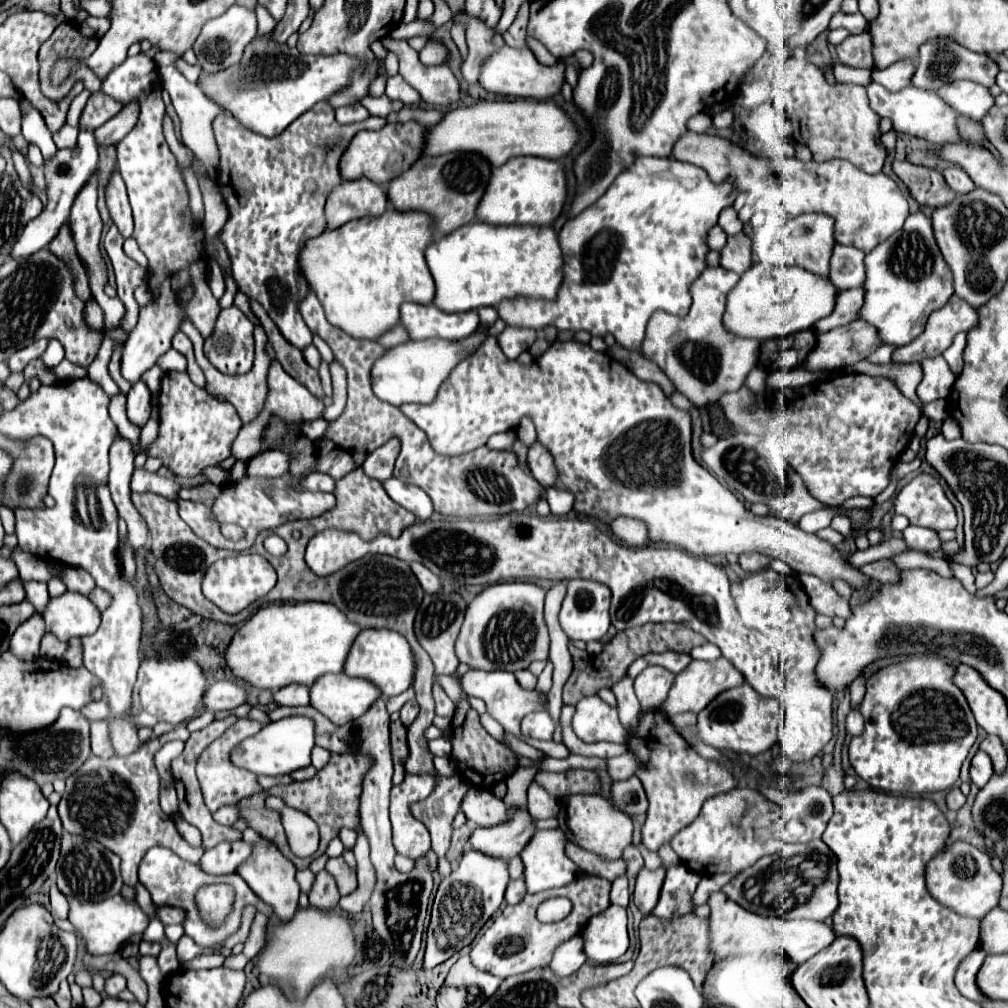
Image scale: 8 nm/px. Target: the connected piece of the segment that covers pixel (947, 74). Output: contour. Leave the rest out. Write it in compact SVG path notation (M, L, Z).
M939 37L939 39L931 39L921 45L915 75L911 77L911 85L919 87L919 89L927 89L927 91L937 91L937 87L943 87L947 83L953 83L959 79L969 79L975 83L983 83L985 87L991 87L995 83L995 75L999 71L1001 71L999 65L989 55L975 53L975 51L959 45L955 39Z

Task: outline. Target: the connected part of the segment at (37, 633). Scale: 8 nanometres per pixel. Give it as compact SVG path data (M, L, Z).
M39 613L31 615L31 619L21 623L13 633L11 651L23 661L35 661L39 657L39 643L43 633L45 633L43 617Z

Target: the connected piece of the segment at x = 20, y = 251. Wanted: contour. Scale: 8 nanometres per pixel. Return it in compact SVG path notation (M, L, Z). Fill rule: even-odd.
M81 131L75 149L59 149L43 165L45 183L47 183L47 205L43 207L41 215L29 223L29 233L21 233L15 247L11 249L11 259L33 255L49 245L49 241L57 235L59 227L67 221L67 215L71 211L71 203L75 201L79 187L83 187L83 183L87 183L87 179L95 173L95 169L97 169L97 143L93 137L93 131Z

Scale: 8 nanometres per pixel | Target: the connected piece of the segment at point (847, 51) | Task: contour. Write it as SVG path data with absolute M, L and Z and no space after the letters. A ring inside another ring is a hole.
M861 33L861 35L849 35L843 43L837 45L837 55L839 61L851 67L861 67L874 69L874 58L871 53L871 35Z

